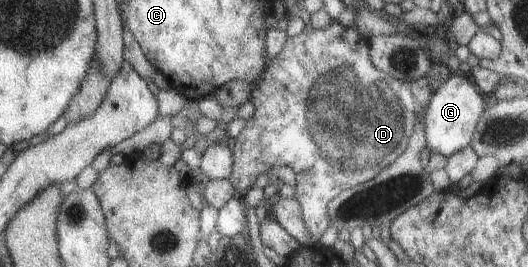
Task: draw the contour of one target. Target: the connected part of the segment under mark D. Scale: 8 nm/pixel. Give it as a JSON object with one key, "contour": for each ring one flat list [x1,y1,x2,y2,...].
{"contour":[[332,19,330,24,328,24,326,28,322,28,322,30,314,30,309,24,305,25,300,34,287,38,284,45,279,49,278,54,270,60,269,66,266,66,265,73,261,74,261,77,254,85,255,87,250,99,252,104,254,104,254,115,246,120,245,128,235,138,236,144,233,152,236,163,233,174,229,177,229,180,235,187,238,195,243,195,250,188,255,187,254,180,262,176,262,174,266,174,273,165,289,166,294,172,294,175,296,175,295,194,293,198,298,202,304,227,314,241,318,241,324,233,324,230,330,225,330,220,327,216,328,202,332,198,335,198,340,191,371,180,378,172,381,172,400,156,405,150,407,141,413,132,413,125,418,119,421,120,421,115,424,113,425,107,433,93,429,88,429,82,435,77,441,77,443,81,448,78,448,74,445,73,445,68,440,63,436,63,432,66,427,76,416,81,400,81,391,78,388,74,374,69,374,66,372,66,368,58,367,49,368,44,366,37,359,35,354,28,341,26,336,19]]}

